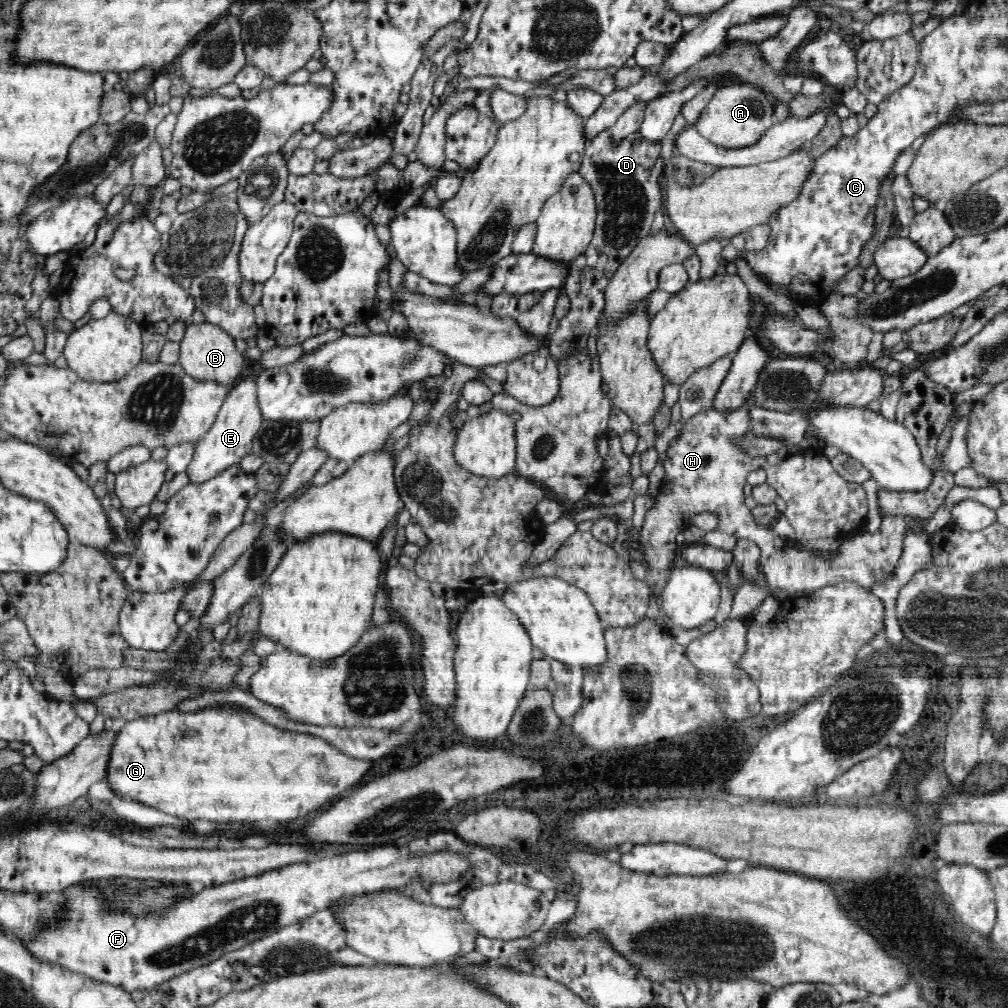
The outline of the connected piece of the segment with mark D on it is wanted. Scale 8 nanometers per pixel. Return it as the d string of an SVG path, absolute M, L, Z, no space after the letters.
M606 130L587 142L583 154L579 173L592 187L596 201L596 226L588 248L575 260L571 262L568 278L564 290L571 301L568 314L560 320L556 332L549 338L550 355L558 364L565 357L570 357L575 351L584 351L587 348L588 336L598 324L598 318L606 304L606 286L614 271L626 260L626 257L634 250L634 247L650 232L650 227L656 218L656 210L663 204L664 184L667 177L664 175L664 161L660 156L661 143L650 142L644 138L639 131L632 132L622 138L618 144L611 144L611 132Z

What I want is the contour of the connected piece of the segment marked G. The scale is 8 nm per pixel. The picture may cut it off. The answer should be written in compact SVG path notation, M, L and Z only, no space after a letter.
M218 706L195 712L172 709L126 721L115 736L109 756L107 777L114 795L136 798L154 810L186 822L267 820L269 829L278 823L274 820L304 818L324 808L330 800L360 782L372 766L372 762L346 756L323 738L272 726L241 706Z

